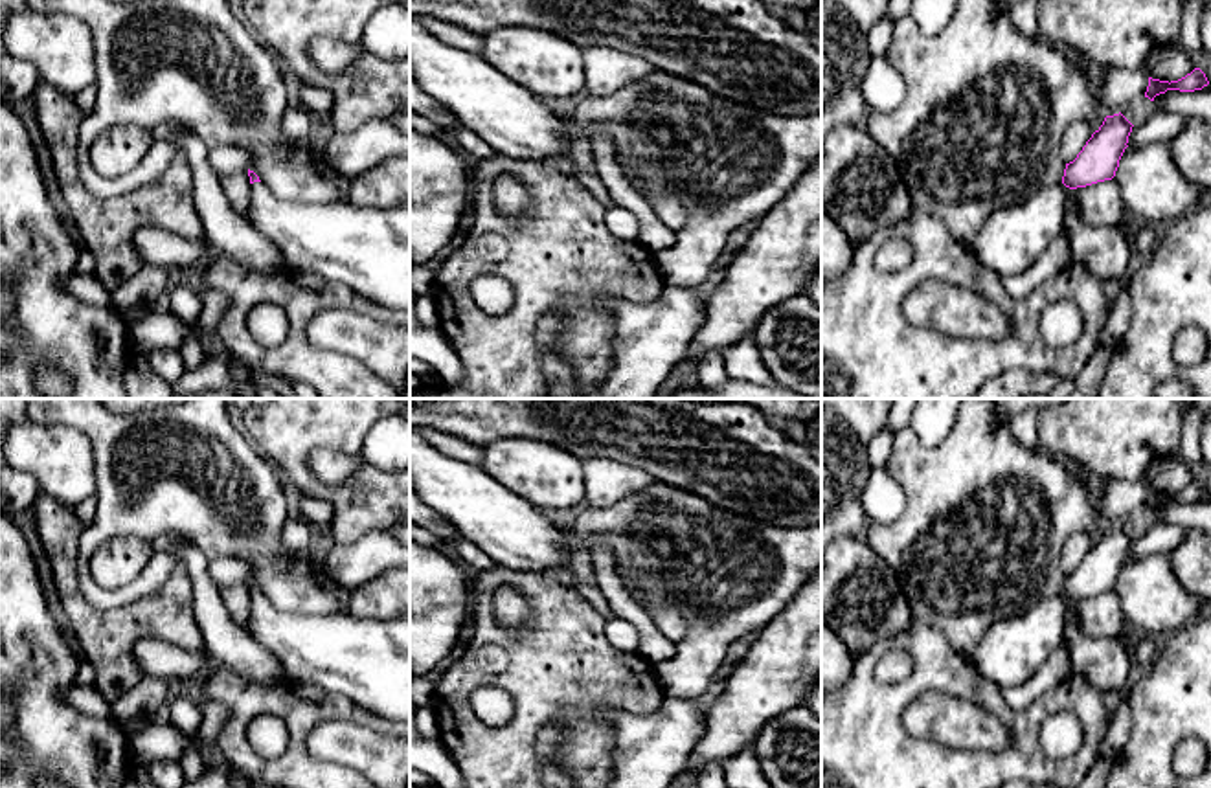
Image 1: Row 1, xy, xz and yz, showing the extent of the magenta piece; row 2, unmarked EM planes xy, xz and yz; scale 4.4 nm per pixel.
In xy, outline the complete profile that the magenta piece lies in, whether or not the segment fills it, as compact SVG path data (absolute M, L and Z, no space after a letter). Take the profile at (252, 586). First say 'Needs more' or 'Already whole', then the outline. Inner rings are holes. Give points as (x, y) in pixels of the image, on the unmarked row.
Needs more. M248 580L252 602L243 626L283 672L283 680L338 694L391 722L410 722L410 619L360 619L345 610L329 615L277 612Z

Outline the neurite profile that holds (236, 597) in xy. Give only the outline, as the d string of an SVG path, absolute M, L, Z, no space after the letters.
M237 582L233 586L221 590L221 597L224 601L230 617L237 625L244 626L250 615L250 602L252 602L248 582Z

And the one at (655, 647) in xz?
M601 535L590 536L588 553L597 577L597 586L605 593L614 617L632 623L638 630L639 643L636 654L652 665L671 659L676 654L678 645L665 637L651 615L630 597L628 590L614 571L612 551Z

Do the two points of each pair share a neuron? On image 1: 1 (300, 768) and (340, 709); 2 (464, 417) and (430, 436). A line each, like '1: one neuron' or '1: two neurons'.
1: one neuron
2: two neurons

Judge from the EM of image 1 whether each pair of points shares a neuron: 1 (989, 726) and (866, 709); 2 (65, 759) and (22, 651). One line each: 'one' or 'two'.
1: two
2: one

